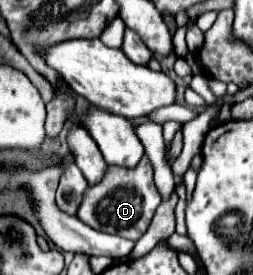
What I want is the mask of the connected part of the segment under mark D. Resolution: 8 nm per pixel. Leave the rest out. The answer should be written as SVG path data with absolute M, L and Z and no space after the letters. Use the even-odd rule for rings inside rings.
M144 157L144 161L140 161L136 169L120 169L110 165L104 181L96 187L88 187L88 197L84 197L84 205L80 205L78 219L96 231L138 241L146 233L160 203L162 199L152 179L152 165L148 157Z

